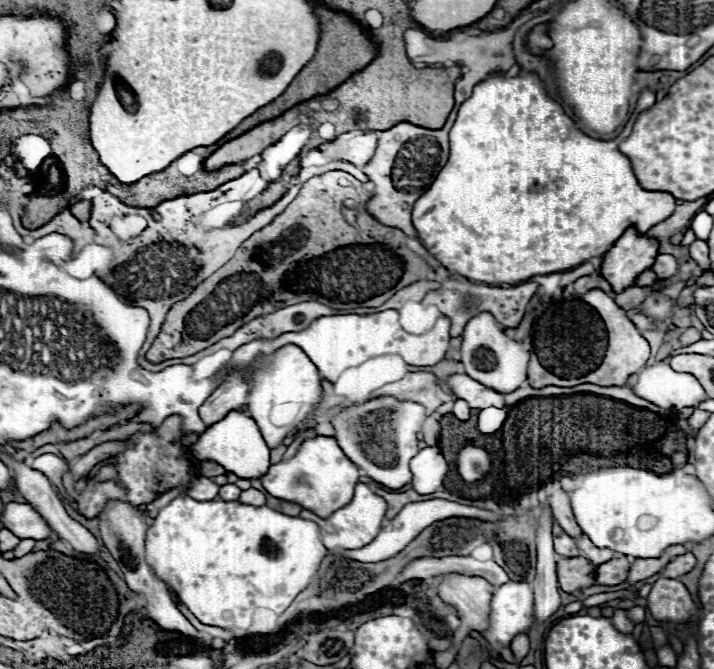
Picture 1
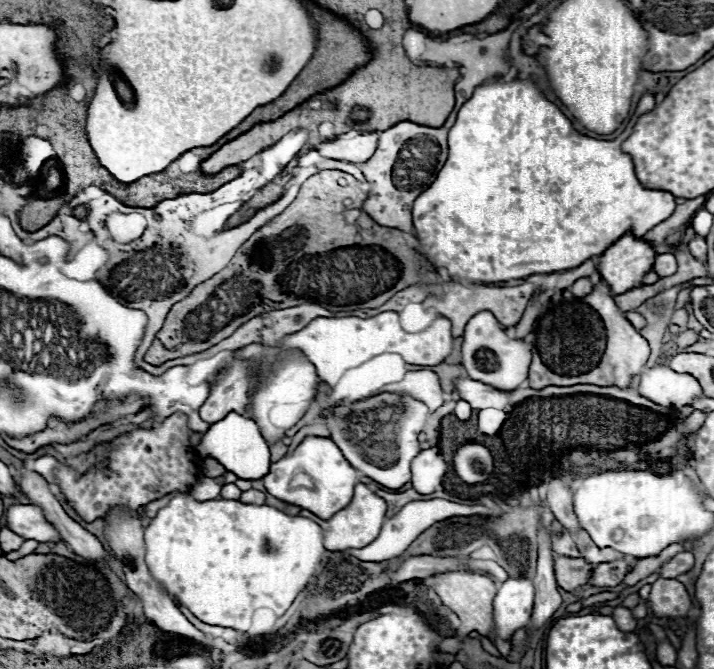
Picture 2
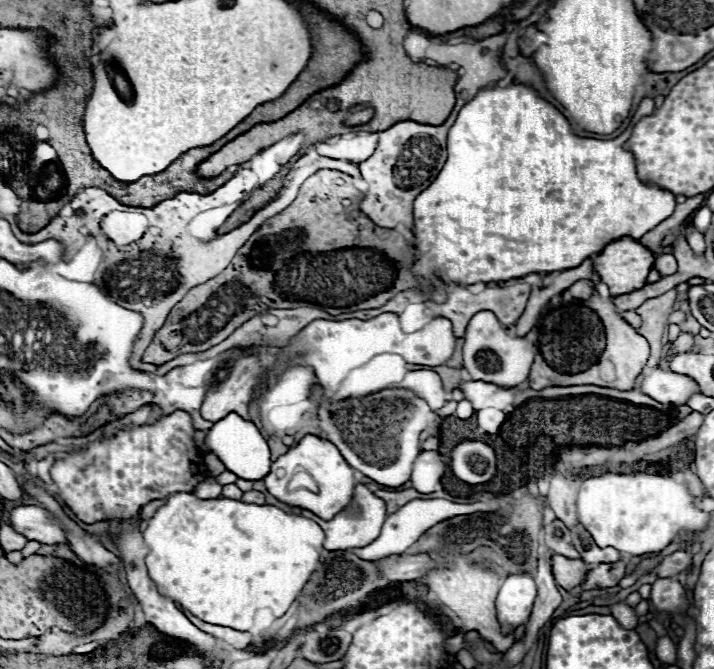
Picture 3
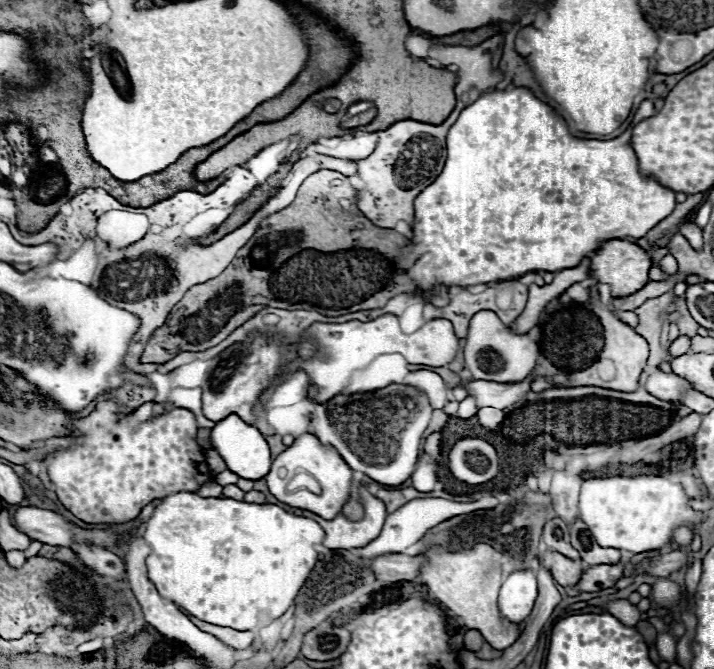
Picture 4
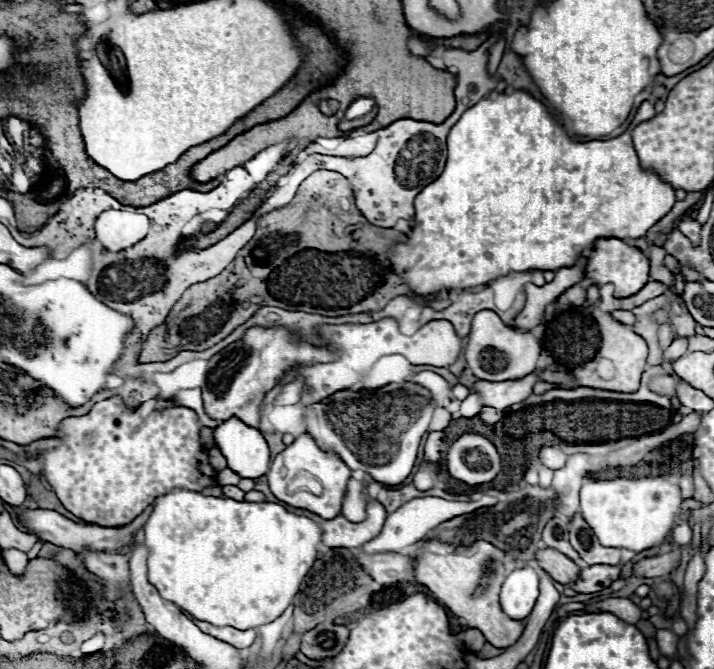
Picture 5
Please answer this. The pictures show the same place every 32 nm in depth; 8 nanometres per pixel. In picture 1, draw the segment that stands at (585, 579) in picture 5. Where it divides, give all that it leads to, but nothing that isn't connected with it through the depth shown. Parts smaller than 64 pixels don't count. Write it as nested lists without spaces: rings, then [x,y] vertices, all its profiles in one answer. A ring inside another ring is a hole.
[[[626,556],[622,558],[614,558],[606,564],[600,564],[596,568],[596,576],[594,576],[594,584],[598,586],[616,586],[622,584],[628,576],[630,570],[630,562],[626,560]]]

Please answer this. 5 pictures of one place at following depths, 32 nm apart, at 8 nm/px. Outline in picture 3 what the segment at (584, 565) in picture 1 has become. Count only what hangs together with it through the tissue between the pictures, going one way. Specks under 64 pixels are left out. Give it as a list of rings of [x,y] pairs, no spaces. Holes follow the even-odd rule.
[[[552,554],[550,556],[550,566],[554,572],[554,578],[558,582],[558,586],[570,590],[578,584],[584,582],[584,576],[588,572],[588,564],[584,564],[582,560],[572,560],[572,558],[564,558],[560,554]]]

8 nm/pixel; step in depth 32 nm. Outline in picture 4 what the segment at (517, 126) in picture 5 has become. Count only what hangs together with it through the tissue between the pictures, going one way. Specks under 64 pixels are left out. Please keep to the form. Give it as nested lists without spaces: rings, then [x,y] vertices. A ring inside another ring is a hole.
[[[514,88],[514,90],[492,90],[482,94],[474,104],[462,110],[460,118],[448,132],[448,160],[440,176],[434,184],[426,186],[414,200],[416,218],[412,224],[412,240],[404,248],[400,248],[398,268],[410,276],[418,292],[430,292],[436,286],[470,286],[470,284],[488,284],[502,278],[520,276],[526,272],[558,272],[562,268],[574,268],[586,254],[598,250],[600,242],[612,238],[642,238],[650,228],[654,228],[660,220],[664,220],[674,210],[674,192],[662,184],[658,184],[650,176],[642,176],[638,170],[636,154],[630,146],[630,132],[632,128],[642,122],[644,118],[654,116],[654,104],[644,100],[636,110],[630,128],[612,140],[580,140],[568,132],[568,126],[562,116],[558,116],[548,104],[540,102],[528,88]]]

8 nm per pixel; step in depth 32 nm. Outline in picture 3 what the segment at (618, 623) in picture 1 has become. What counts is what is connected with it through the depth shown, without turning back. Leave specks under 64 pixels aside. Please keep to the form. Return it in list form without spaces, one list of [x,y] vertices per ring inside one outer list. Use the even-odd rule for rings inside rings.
[[[618,602],[618,604],[612,604],[610,606],[610,612],[612,616],[620,622],[622,628],[628,628],[632,630],[636,624],[638,624],[638,616],[636,616],[636,610],[632,606],[628,606],[626,602]]]

